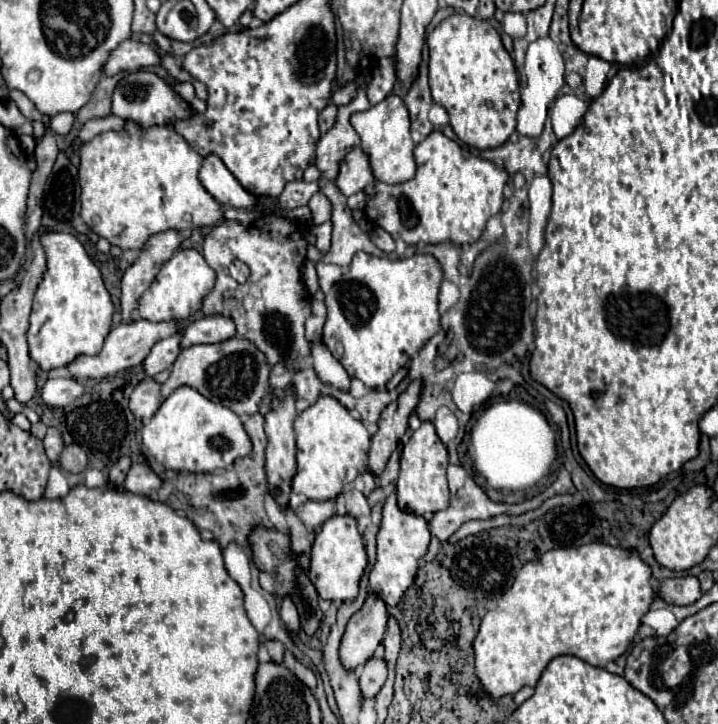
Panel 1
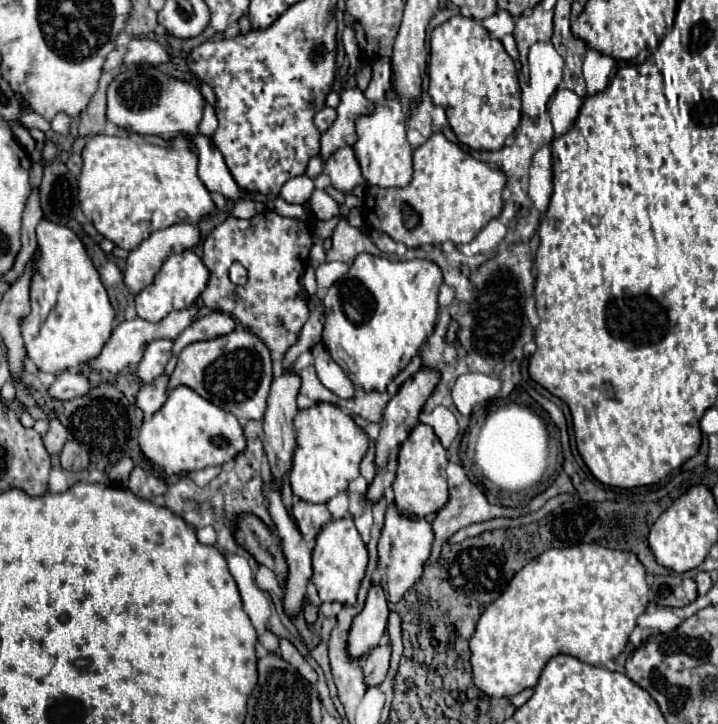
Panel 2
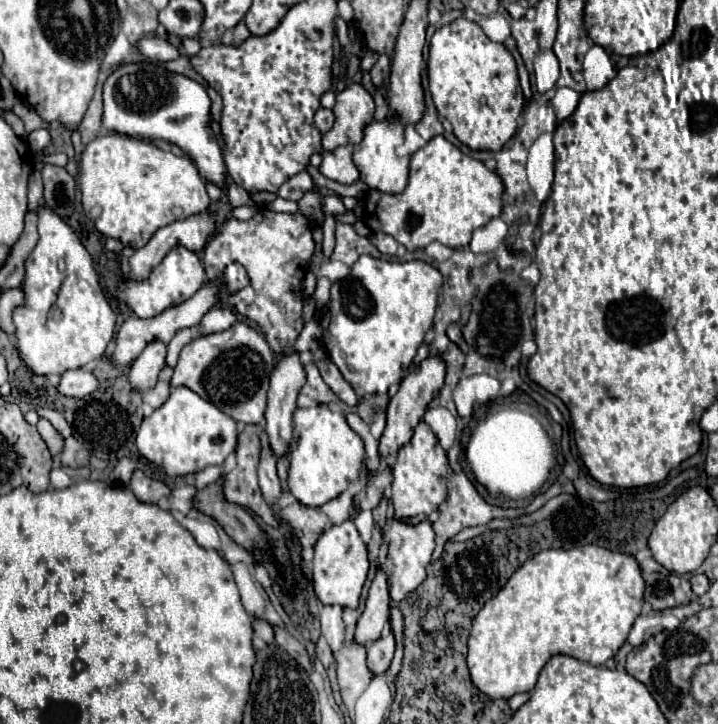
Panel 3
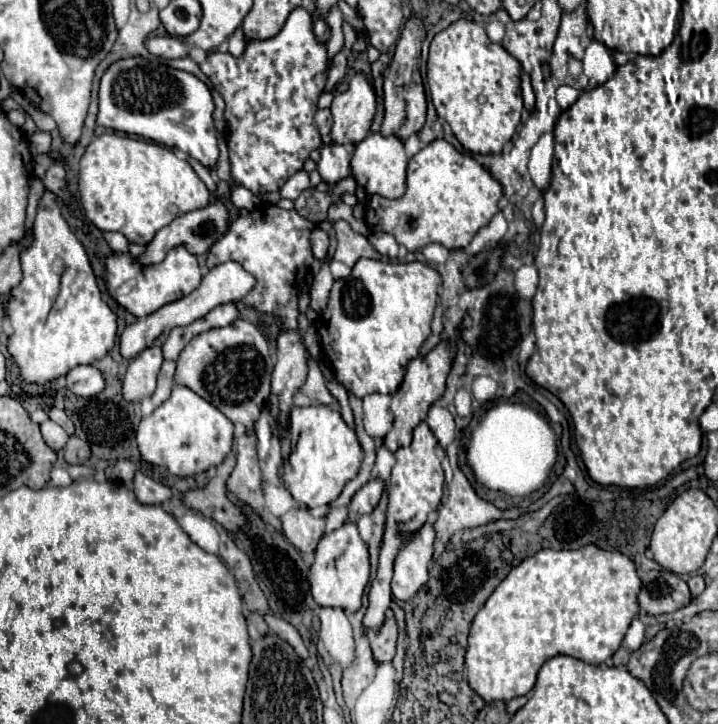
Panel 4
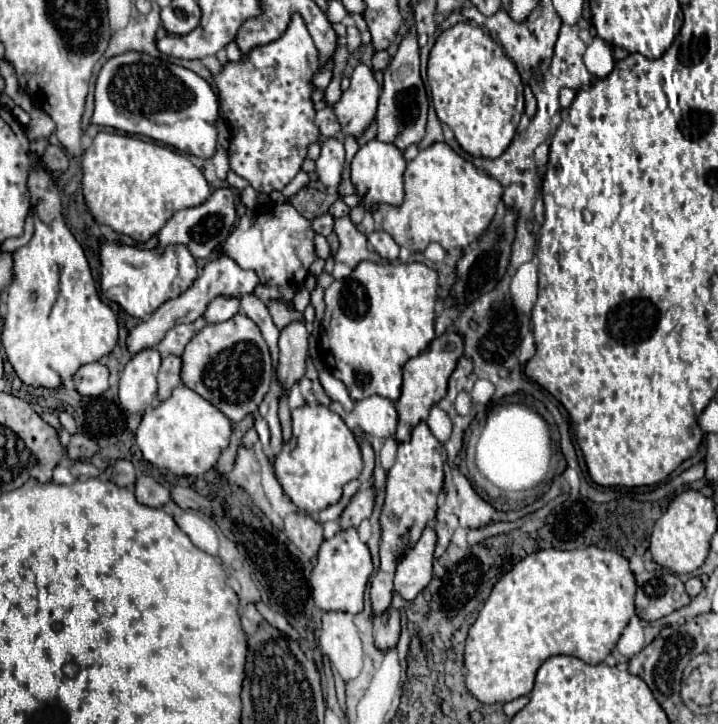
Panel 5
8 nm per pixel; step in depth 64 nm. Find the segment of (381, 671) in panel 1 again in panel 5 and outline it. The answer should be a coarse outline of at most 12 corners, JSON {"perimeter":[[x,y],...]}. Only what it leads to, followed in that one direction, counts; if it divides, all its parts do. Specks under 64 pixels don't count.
{"perimeter":[[398,610],[374,620],[374,644],[392,650],[400,636]]}

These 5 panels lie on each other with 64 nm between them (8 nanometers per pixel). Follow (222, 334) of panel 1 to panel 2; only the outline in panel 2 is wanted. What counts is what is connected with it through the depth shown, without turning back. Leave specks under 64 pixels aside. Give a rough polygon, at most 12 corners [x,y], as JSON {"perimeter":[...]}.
{"perimeter":[[210,312],[194,320],[176,340],[164,374],[170,376],[176,356],[192,342],[230,334],[230,314]]}

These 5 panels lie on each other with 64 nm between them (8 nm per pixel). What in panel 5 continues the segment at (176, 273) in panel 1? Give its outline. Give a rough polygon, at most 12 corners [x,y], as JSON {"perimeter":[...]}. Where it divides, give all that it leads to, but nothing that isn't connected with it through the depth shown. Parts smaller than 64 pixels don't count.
{"perimeter":[[186,246],[100,248],[108,300],[144,318],[186,292]]}

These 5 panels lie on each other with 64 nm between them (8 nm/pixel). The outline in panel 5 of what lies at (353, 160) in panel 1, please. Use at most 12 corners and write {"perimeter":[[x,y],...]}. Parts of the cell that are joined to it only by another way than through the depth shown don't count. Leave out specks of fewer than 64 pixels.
{"perimeter":[[338,138],[322,144],[316,174],[336,188],[344,170],[344,146]]}

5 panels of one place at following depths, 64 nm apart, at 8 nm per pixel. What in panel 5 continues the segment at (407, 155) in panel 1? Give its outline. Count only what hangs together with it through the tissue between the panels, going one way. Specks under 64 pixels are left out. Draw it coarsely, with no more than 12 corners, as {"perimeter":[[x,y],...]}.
{"perimeter":[[362,144],[350,164],[368,210],[404,200],[406,160],[398,146]]}

